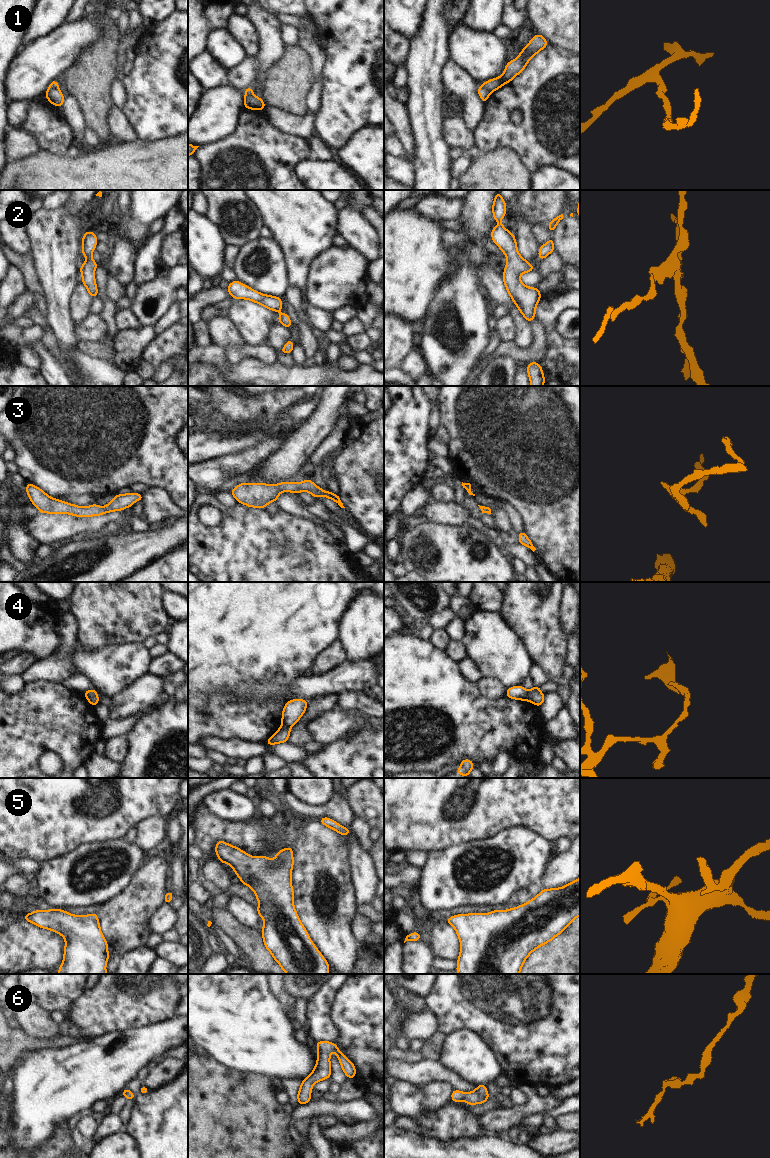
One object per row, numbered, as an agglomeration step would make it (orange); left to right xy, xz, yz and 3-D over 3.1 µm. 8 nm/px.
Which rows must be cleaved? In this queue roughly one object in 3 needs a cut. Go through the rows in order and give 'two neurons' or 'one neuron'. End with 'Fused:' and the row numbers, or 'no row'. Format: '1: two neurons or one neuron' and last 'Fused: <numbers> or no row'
1: two neurons
2: one neuron
3: one neuron
4: two neurons
5: one neuron
6: one neuron
Fused: 1, 4

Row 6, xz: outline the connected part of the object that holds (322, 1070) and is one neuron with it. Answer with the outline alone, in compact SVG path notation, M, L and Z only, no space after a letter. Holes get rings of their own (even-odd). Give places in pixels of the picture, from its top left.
M318 1041L315 1045L318 1049L317 1062L312 1073L301 1082L301 1086L297 1094L299 1105L303 1105L311 1101L312 1086L316 1082L331 1077L330 1053L337 1053L337 1058L341 1064L341 1068L348 1078L354 1079L356 1075L354 1064L339 1050L335 1043L329 1041Z

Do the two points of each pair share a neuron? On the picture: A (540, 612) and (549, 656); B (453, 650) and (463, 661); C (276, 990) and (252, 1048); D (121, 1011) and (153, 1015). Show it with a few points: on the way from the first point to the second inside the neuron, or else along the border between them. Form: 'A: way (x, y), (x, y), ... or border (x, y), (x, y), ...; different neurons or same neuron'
A: way (540, 623), (540, 633), (548, 645); same neuron
B: way (456, 653), (461, 658); same neuron
C: border (267, 984), (270, 993), (278, 1000), (284, 1002); different neurons
D: way (129, 1011), (145, 1011); same neuron

